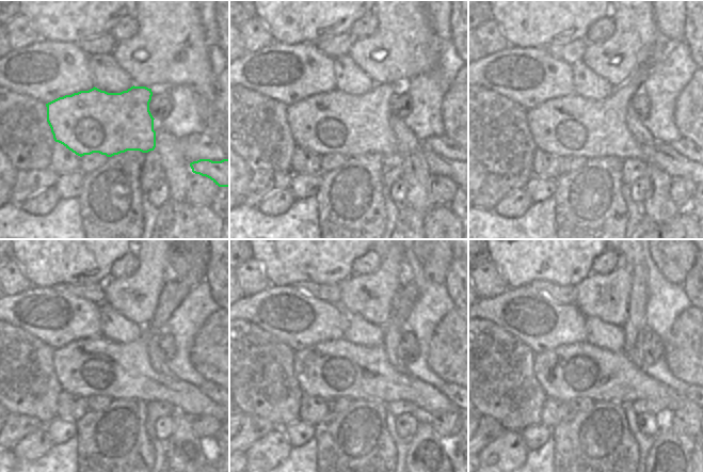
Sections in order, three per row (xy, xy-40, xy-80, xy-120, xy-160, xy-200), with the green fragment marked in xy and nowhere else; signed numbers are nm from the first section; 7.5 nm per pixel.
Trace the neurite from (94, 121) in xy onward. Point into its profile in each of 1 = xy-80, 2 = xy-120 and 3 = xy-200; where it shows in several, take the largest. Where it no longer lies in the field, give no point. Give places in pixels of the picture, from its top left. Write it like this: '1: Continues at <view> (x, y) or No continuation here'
1: Continues at xy-80 (572, 126)
2: Continues at xy-120 (98, 366)
3: Continues at xy-200 (580, 371).

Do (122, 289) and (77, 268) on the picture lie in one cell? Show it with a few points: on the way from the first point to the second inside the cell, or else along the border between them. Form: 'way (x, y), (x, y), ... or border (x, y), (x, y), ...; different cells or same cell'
border (110, 278), (105, 283); different cells

